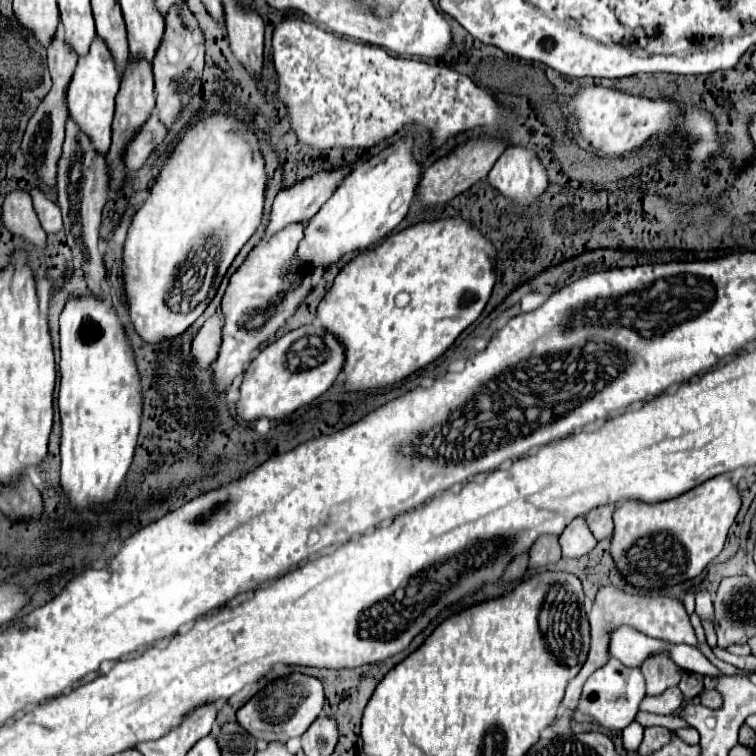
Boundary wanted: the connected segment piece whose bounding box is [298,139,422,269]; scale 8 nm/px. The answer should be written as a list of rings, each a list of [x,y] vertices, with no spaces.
[[[398,139],[378,155],[356,163],[354,171],[338,185],[336,193],[308,221],[304,241],[298,247],[300,263],[308,263],[314,269],[328,267],[342,255],[368,249],[388,237],[406,217],[422,177],[422,163],[412,151],[414,145],[410,139]]]

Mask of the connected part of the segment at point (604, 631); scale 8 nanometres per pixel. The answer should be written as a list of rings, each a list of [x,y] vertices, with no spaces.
[[[624,583],[624,587],[618,585],[604,585],[598,589],[596,593],[596,601],[592,605],[590,611],[590,627],[592,627],[592,647],[588,653],[586,663],[582,665],[580,673],[568,683],[566,687],[566,695],[564,695],[564,707],[568,707],[570,711],[576,709],[582,687],[586,683],[586,679],[602,665],[608,661],[608,653],[606,653],[606,645],[608,645],[608,631],[618,627],[618,625],[630,625],[642,633],[646,633],[648,637],[656,637],[656,639],[664,639],[668,643],[686,643],[686,645],[694,645],[698,647],[698,639],[694,635],[694,627],[690,625],[688,613],[684,611],[682,601],[672,599],[672,597],[662,597],[662,595],[642,595],[636,589],[632,589],[628,583]]]

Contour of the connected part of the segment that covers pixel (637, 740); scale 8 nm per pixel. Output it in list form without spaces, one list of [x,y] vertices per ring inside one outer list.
[[[630,723],[624,731],[622,731],[622,743],[624,743],[624,749],[630,753],[630,751],[636,751],[642,743],[642,731],[644,727],[640,723]]]

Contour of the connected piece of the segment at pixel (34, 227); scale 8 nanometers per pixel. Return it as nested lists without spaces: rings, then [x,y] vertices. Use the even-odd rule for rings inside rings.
[[[14,189],[6,195],[4,205],[2,205],[2,221],[12,235],[24,237],[26,241],[34,243],[40,249],[44,247],[46,233],[40,227],[38,215],[34,213],[28,191]]]

